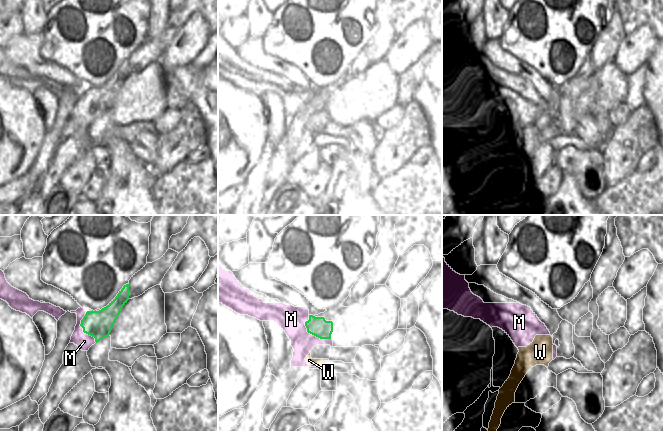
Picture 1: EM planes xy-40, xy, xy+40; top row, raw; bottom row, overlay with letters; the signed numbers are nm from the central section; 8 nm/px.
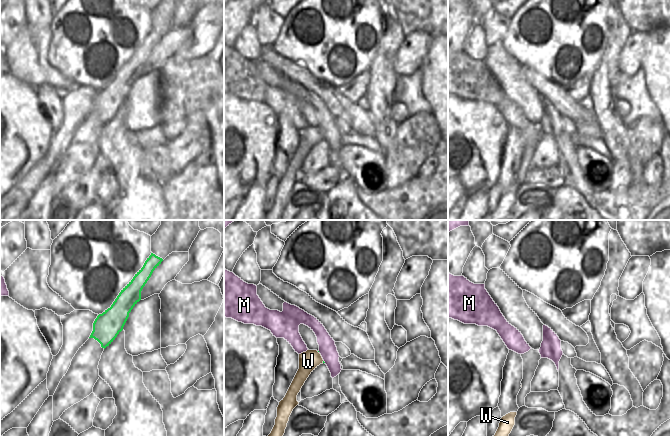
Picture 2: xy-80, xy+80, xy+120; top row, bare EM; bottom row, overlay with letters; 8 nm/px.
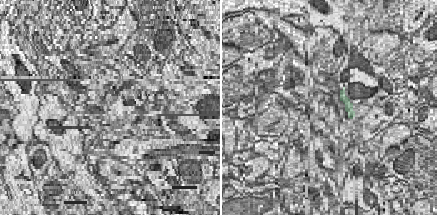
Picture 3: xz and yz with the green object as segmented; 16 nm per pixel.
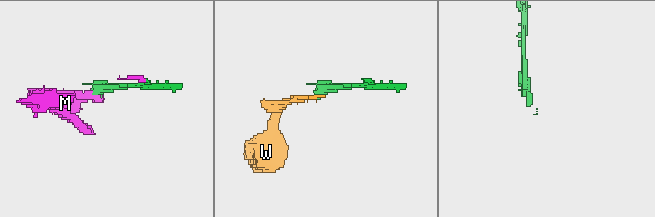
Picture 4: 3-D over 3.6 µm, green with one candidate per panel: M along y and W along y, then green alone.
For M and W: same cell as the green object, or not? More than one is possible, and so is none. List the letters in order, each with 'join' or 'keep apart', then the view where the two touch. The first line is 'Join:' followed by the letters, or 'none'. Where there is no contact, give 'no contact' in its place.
Join: W
M: keep apart; meets green in xy
W: join; no contact

